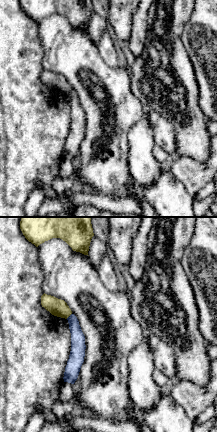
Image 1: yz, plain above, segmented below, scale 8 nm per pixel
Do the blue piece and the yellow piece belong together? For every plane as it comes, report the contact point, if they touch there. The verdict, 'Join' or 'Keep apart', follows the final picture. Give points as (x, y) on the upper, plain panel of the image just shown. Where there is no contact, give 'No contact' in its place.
Touches blue at (69, 92)

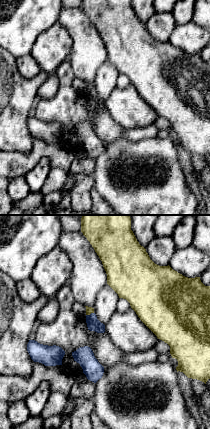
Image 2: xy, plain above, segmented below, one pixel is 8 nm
Touches blue at (90, 90)

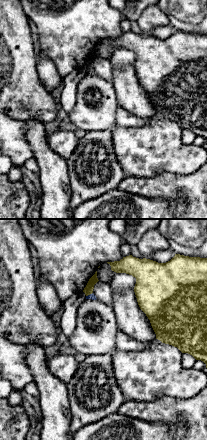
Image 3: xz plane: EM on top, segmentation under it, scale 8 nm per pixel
Touches blue at (90, 70)

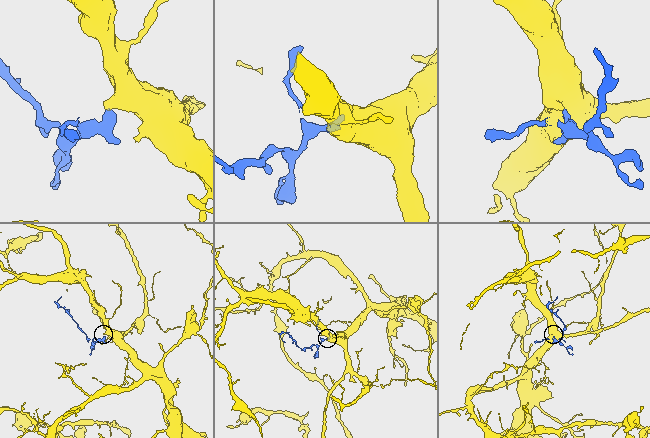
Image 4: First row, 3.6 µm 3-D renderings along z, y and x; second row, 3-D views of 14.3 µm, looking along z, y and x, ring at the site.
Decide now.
Keep apart

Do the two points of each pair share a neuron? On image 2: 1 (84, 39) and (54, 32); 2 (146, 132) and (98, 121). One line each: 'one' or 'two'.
1: two
2: one

